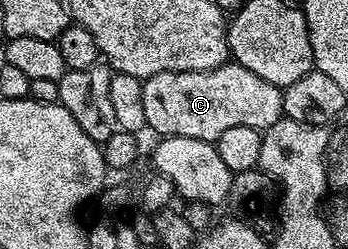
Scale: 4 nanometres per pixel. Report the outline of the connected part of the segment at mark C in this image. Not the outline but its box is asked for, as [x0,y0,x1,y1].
[142,61,284,143]

